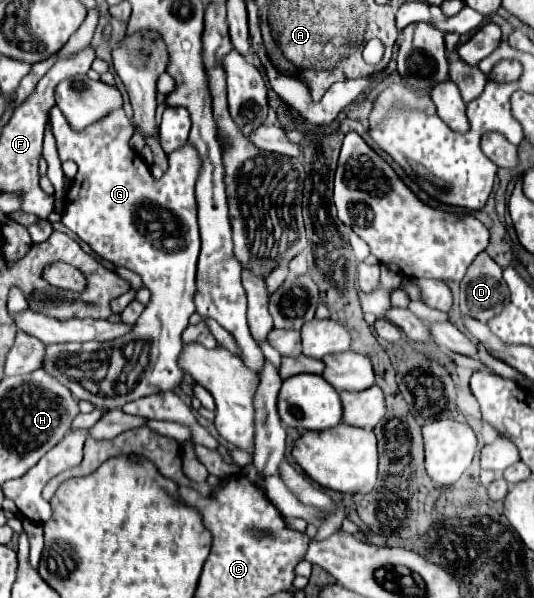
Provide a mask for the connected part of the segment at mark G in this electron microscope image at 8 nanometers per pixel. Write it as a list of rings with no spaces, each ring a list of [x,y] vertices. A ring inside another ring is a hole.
[[[57,106],[49,112],[53,134],[57,140],[57,150],[61,162],[73,160],[79,166],[77,176],[73,178],[73,186],[69,194],[75,194],[73,202],[65,204],[65,212],[61,222],[75,232],[83,242],[87,242],[101,258],[107,258],[115,266],[125,267],[140,275],[144,286],[151,290],[151,304],[145,306],[133,330],[125,336],[107,340],[107,342],[87,342],[87,344],[49,344],[45,346],[43,370],[57,378],[63,386],[71,390],[77,400],[87,400],[97,408],[123,408],[127,402],[159,394],[173,392],[181,386],[185,372],[179,366],[179,356],[183,350],[181,332],[187,328],[189,316],[195,312],[195,274],[197,274],[197,258],[199,258],[199,224],[195,214],[195,174],[199,174],[199,156],[191,146],[181,146],[175,154],[169,156],[169,168],[163,178],[153,178],[149,166],[141,156],[131,150],[129,140],[135,132],[131,120],[127,118],[123,108],[111,110],[107,116],[97,120],[95,124],[73,130],[59,112]],[[117,370],[121,378],[107,378],[107,374]]]

